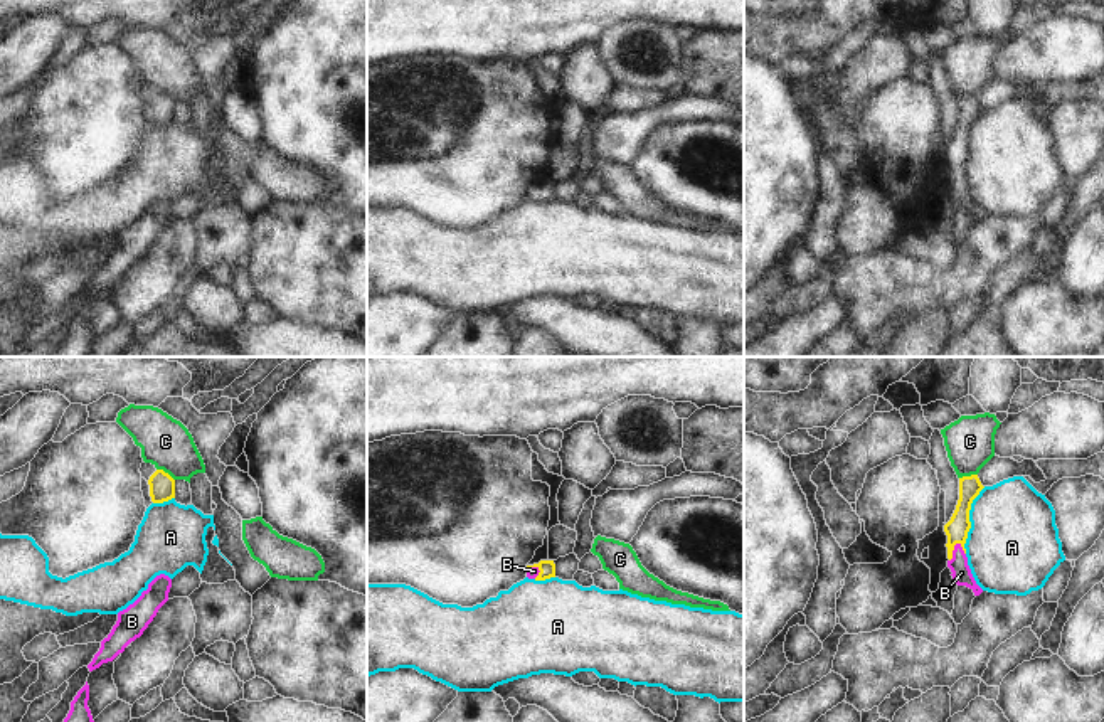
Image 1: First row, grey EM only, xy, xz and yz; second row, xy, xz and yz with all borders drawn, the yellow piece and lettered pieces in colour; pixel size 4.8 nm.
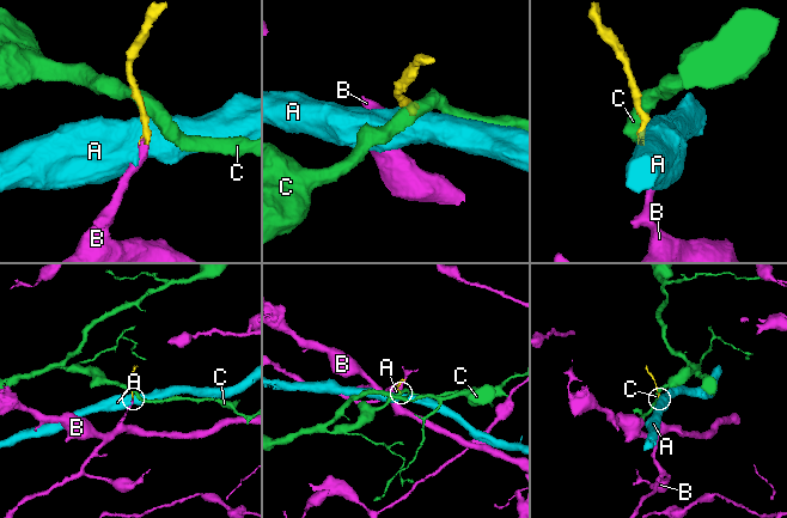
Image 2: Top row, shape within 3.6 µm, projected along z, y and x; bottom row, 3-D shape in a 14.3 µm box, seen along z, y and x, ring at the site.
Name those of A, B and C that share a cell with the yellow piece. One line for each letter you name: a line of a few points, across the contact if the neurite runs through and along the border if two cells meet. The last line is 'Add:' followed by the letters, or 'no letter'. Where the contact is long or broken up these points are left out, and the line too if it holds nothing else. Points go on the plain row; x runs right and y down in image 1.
B: Line: yz (956, 152), (953, 172), (961, 196)
Add: B

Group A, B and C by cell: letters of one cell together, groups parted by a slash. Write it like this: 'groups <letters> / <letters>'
groups A / B / C

